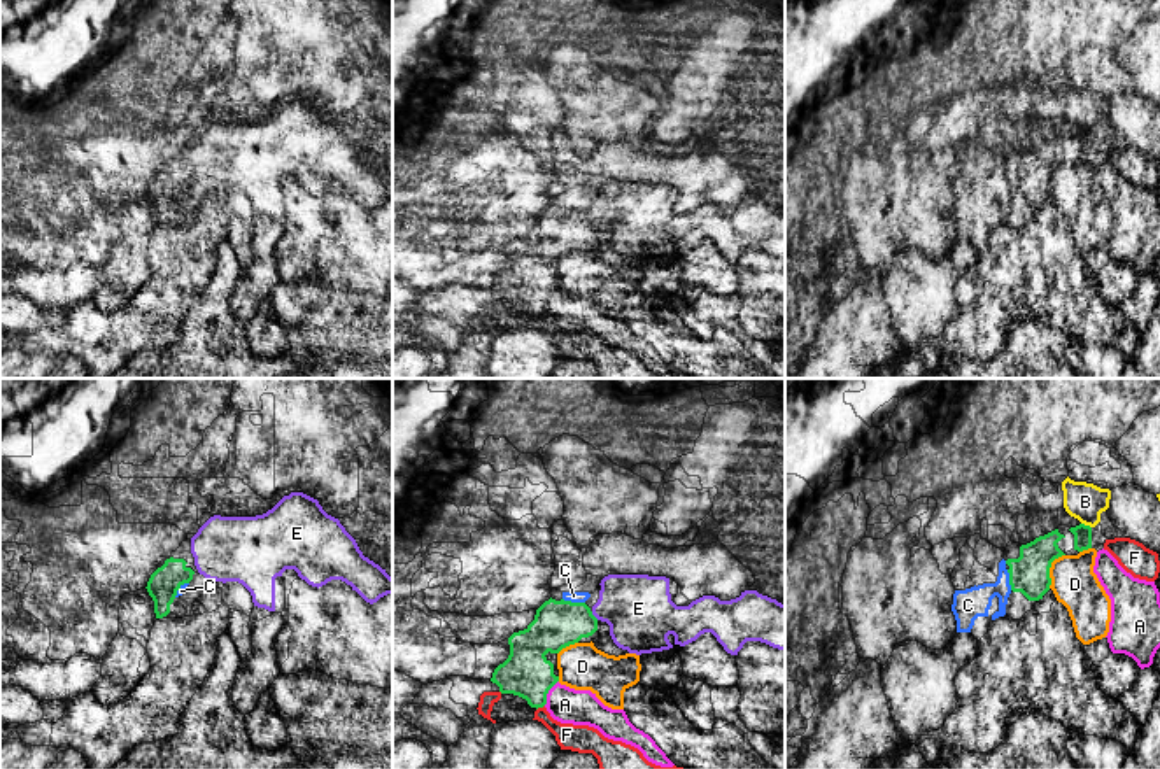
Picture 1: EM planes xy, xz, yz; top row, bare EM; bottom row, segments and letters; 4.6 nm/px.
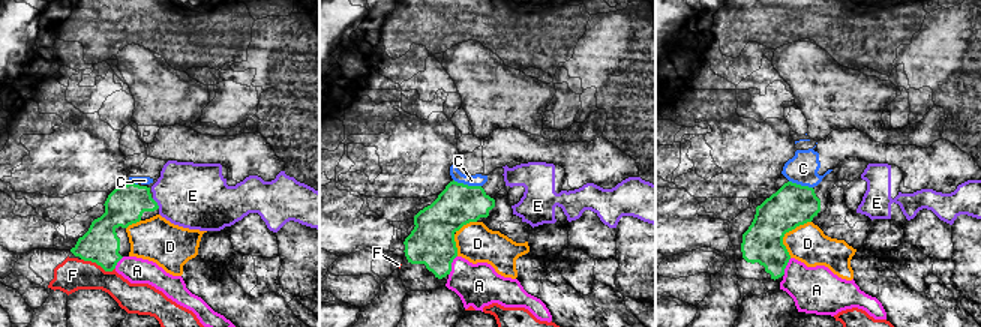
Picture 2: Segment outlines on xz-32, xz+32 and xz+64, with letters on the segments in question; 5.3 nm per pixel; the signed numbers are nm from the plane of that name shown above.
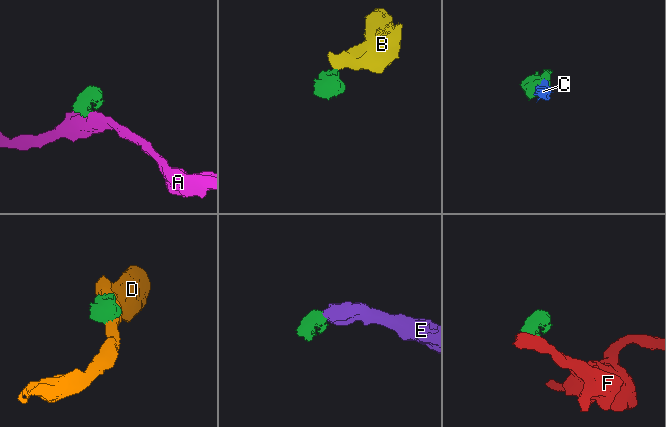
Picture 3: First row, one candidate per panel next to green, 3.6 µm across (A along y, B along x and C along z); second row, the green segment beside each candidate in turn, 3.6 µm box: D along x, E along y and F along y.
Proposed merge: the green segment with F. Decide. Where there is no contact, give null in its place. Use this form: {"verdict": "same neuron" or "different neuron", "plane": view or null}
{"verdict": "different neuron", "plane": "xz"}

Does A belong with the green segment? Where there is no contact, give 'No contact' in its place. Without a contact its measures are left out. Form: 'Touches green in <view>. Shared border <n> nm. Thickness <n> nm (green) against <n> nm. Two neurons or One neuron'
Touches green in xz. Shared border 140 nm. Thickness 220 nm (green) against 160 nm. Two neurons

